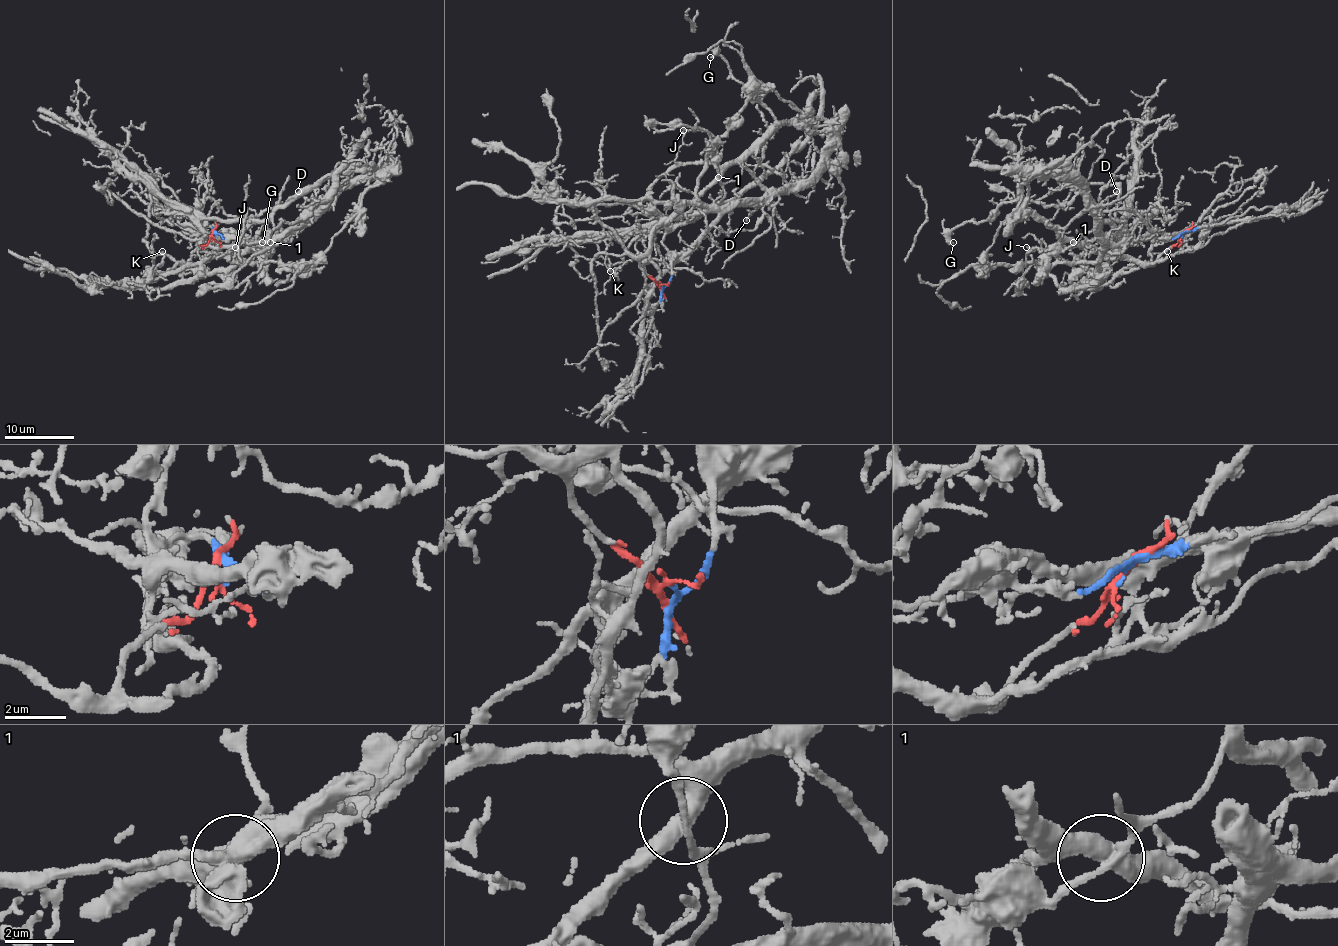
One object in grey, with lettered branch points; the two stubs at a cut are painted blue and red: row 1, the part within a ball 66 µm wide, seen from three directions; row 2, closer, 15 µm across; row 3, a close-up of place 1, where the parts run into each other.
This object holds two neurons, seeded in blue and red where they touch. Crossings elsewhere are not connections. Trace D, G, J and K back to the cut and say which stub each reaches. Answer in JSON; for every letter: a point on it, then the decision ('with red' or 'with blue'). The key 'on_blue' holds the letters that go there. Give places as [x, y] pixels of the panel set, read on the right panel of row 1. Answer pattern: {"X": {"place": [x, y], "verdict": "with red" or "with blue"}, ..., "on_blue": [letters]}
{"D": {"place": [1116, 191], "verdict": "with blue"}, "G": {"place": [953, 242], "verdict": "with red"}, "J": {"place": [1026, 247], "verdict": "with red"}, "K": {"place": [1167, 251], "verdict": "with red"}, "on_blue": ["D"]}

